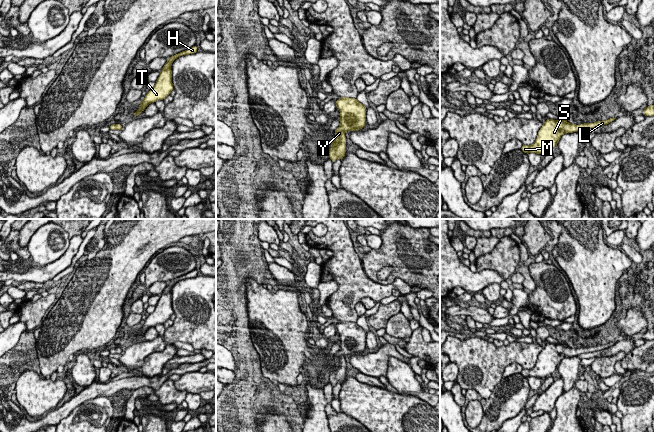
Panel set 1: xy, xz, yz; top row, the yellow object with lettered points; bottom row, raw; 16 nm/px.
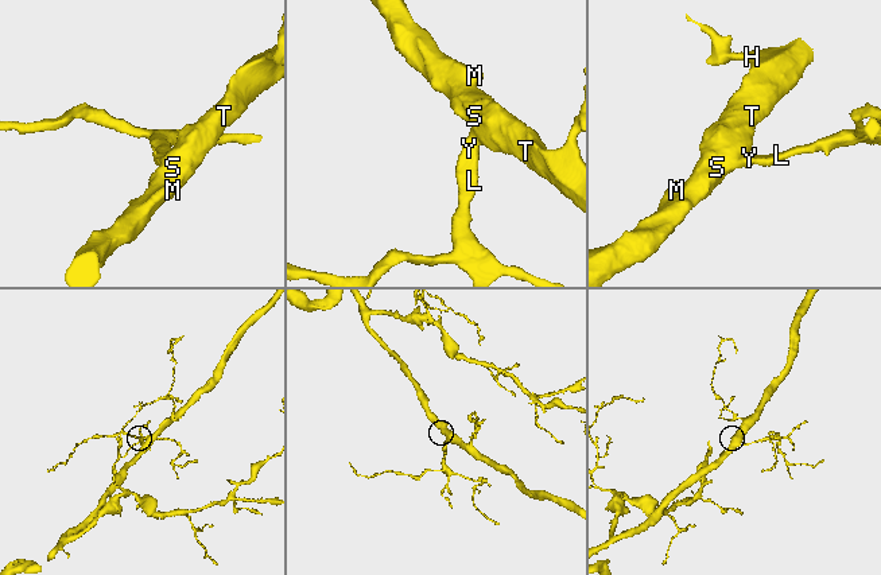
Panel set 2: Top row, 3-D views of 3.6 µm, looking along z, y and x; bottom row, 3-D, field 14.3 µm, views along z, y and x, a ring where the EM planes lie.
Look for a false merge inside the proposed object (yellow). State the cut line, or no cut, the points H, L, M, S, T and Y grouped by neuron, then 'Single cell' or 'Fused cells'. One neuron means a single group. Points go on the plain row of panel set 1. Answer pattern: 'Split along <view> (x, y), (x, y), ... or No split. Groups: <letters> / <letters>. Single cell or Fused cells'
No split. Groups: H L M S T Y. Single cell

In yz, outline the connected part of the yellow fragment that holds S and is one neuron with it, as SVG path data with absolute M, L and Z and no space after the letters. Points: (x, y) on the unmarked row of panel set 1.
M561 342L559 344L546 343L538 356L535 366L532 369L522 369L521 374L526 378L532 376L544 380L552 375L563 358L581 356L582 353L604 350L615 343L616 342L610 342L604 345L579 349L571 348L570 346L567 347L566 342Z

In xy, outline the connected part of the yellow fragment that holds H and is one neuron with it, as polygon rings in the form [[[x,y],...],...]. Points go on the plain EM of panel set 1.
[[[194,269],[193,271],[167,283],[167,286],[163,290],[159,301],[155,306],[155,310],[147,316],[145,323],[139,329],[139,334],[134,336],[133,340],[139,340],[150,327],[155,327],[158,324],[164,324],[168,319],[170,319],[171,315],[174,314],[171,294],[173,285],[180,280],[194,278],[197,275],[198,272]]]

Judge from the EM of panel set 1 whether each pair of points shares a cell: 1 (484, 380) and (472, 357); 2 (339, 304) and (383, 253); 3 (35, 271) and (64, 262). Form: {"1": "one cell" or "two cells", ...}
{"1": "one cell", "2": "two cells", "3": "one cell"}

